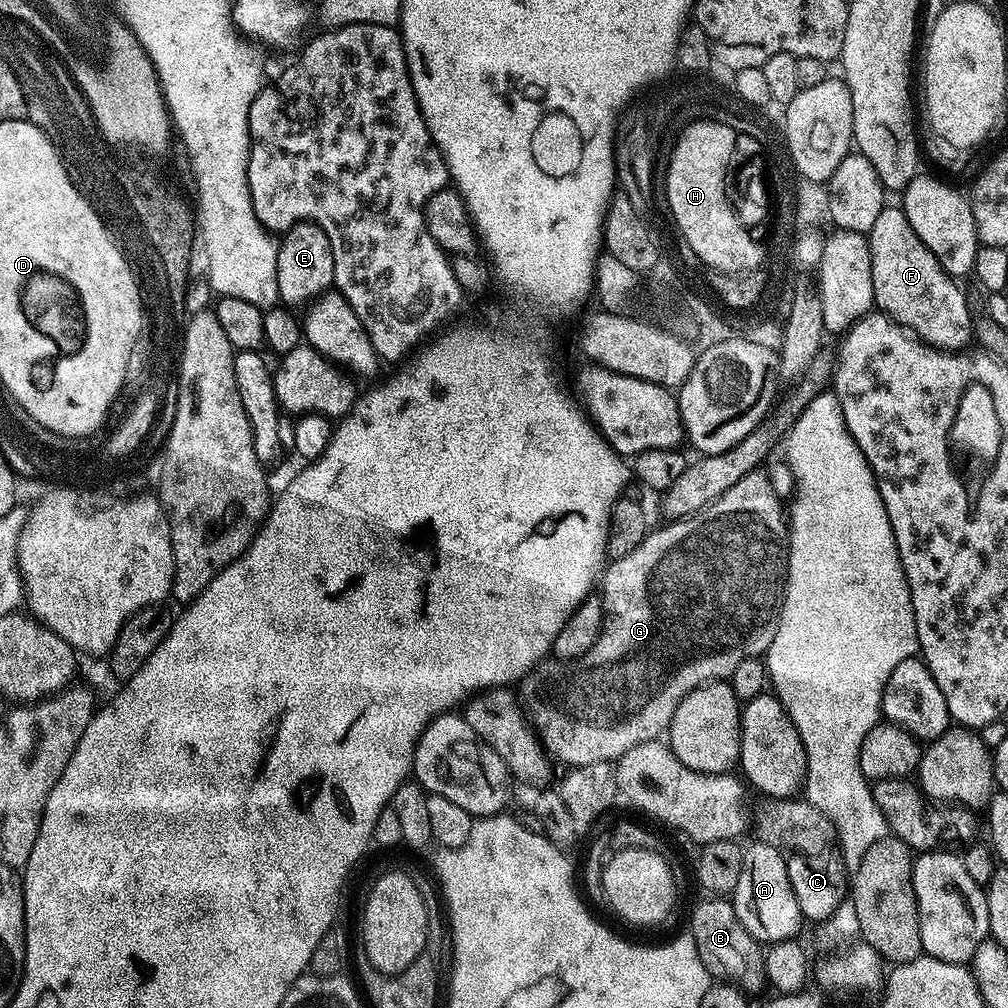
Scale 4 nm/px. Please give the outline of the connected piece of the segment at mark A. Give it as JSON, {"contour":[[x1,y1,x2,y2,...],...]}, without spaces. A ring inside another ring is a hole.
{"contour":[[771,842,748,844,743,851,738,886,730,896,742,926,746,926,748,933,764,946,799,937,800,927,805,927,806,921,798,906,798,898,794,898,794,886,790,886,785,853]]}

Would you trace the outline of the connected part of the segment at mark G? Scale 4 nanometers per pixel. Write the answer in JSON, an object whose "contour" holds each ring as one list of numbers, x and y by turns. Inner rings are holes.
{"contour":[[757,470,751,472,742,478,738,478,738,482,734,482,734,486,730,486,730,490,726,490,726,494,722,494,720,499,713,502,713,504,707,504,701,512,696,512,693,516,687,518,676,518,671,522,664,522,668,524,662,525,661,528,653,527,651,531,649,531,647,538,644,539,635,550,630,550,630,554,626,554,626,558,612,560,611,563,605,567,602,573,602,584,604,580,604,592,602,591,602,599,604,601,604,625,600,631,600,640,594,642,594,646,590,646,590,650,586,650,586,654,582,654,577,660,570,660,567,662,561,662,555,658,545,658,541,660,535,668,529,670,523,680,519,681,518,684,518,689,520,688,520,696,518,692,519,703,527,709,527,719,530,721,531,727,534,729,544,752,547,753,551,759,553,756,554,759,561,760,562,763,566,764,565,766,571,766,573,768,590,766,591,763,615,762,619,760,621,756,626,754,626,750,630,750,642,742,661,739,661,737,667,733,668,727,672,725,672,719,678,710,678,706,682,702,682,698,689,696,695,688,703,688,713,682,727,681,734,674,734,669,736,669,736,667,738,667,738,665,746,658,750,658,751,656,760,658,767,653,770,642,774,642,774,634,778,630,780,607,784,604,784,587,788,585,788,537,790,535,790,520,786,515,786,504,785,508,784,504,785,501,775,492,774,486,769,480,769,473,767,471]]}

